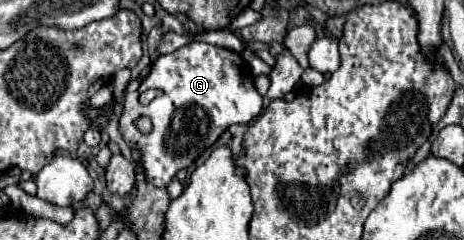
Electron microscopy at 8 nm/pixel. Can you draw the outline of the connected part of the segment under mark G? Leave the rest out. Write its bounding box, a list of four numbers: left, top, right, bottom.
[119,43,261,187]

